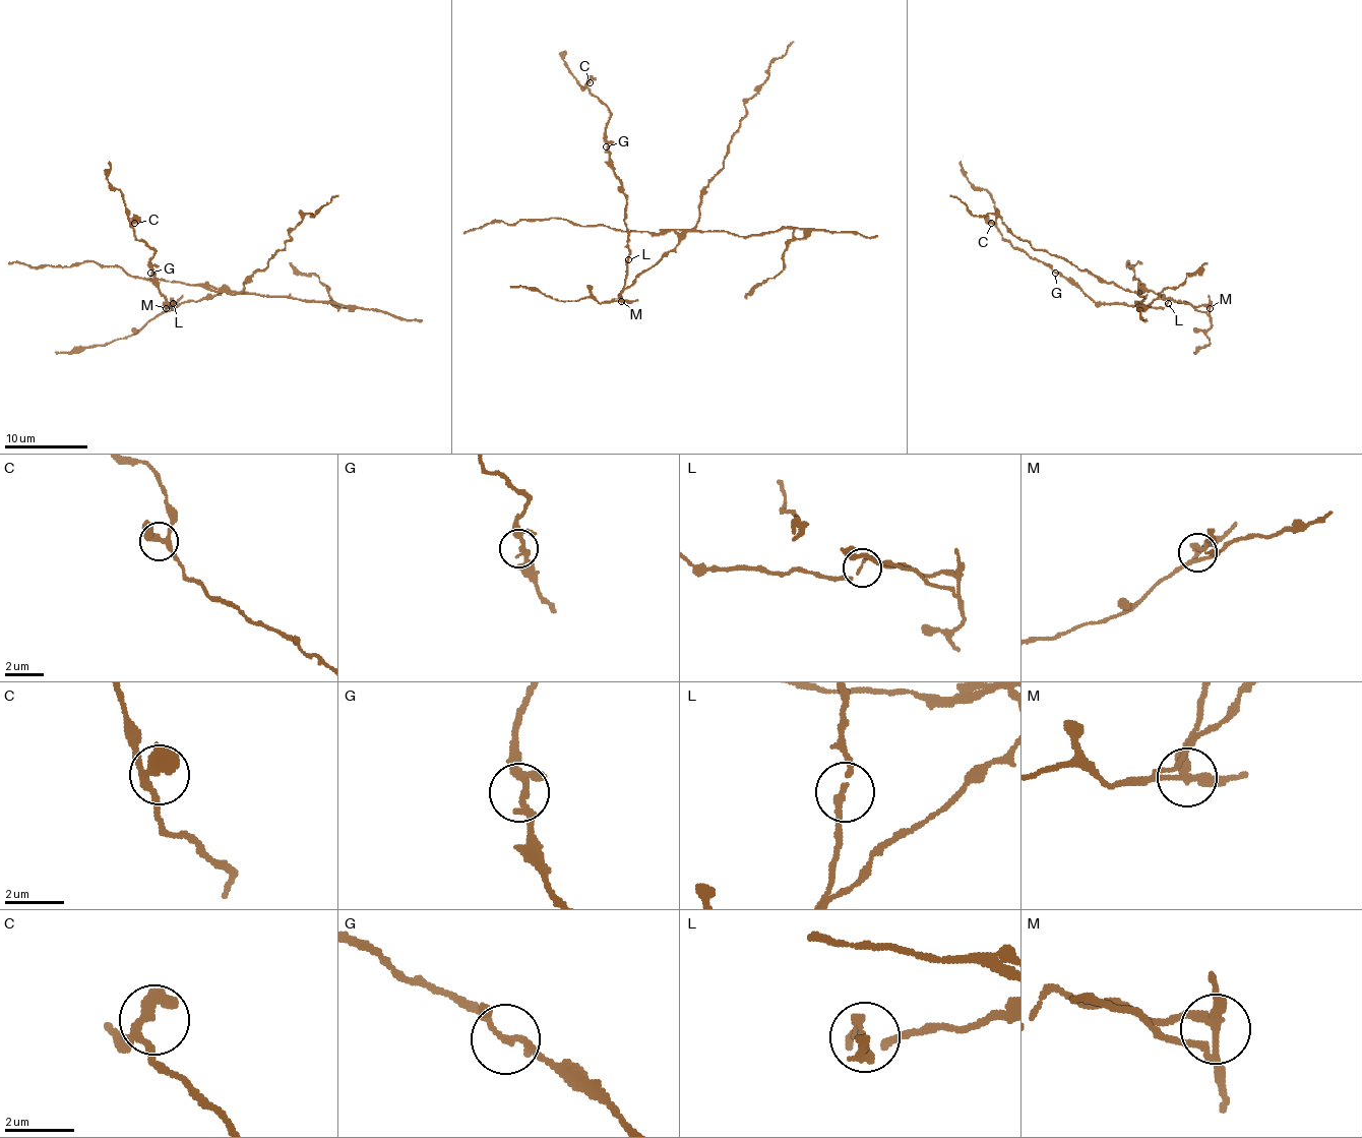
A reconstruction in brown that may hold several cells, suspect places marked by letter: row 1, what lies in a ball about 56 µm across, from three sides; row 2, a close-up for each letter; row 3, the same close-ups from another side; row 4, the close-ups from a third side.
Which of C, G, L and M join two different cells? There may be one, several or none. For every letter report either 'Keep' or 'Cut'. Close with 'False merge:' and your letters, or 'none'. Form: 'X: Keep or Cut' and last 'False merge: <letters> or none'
C: Keep
G: Keep
L: Keep
M: Cut
False merge: M

